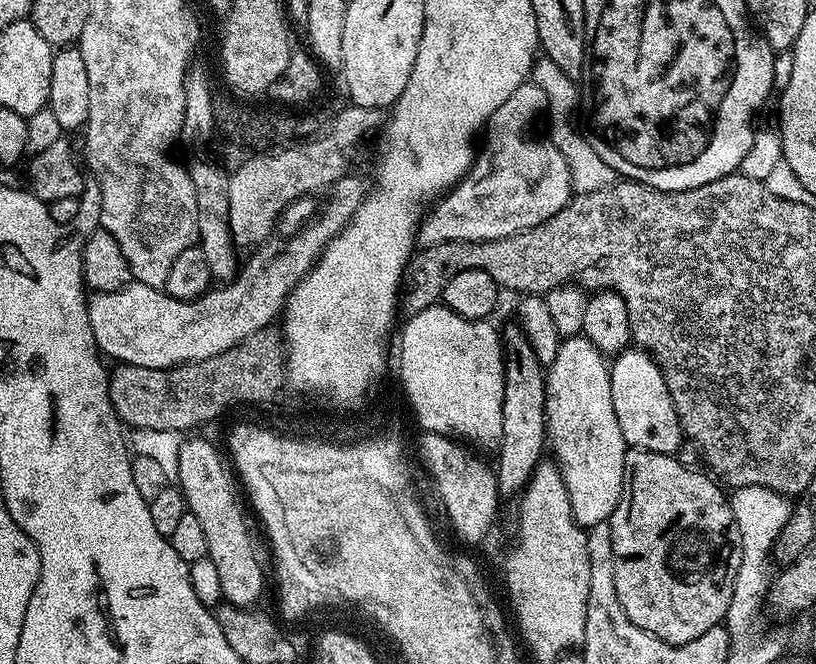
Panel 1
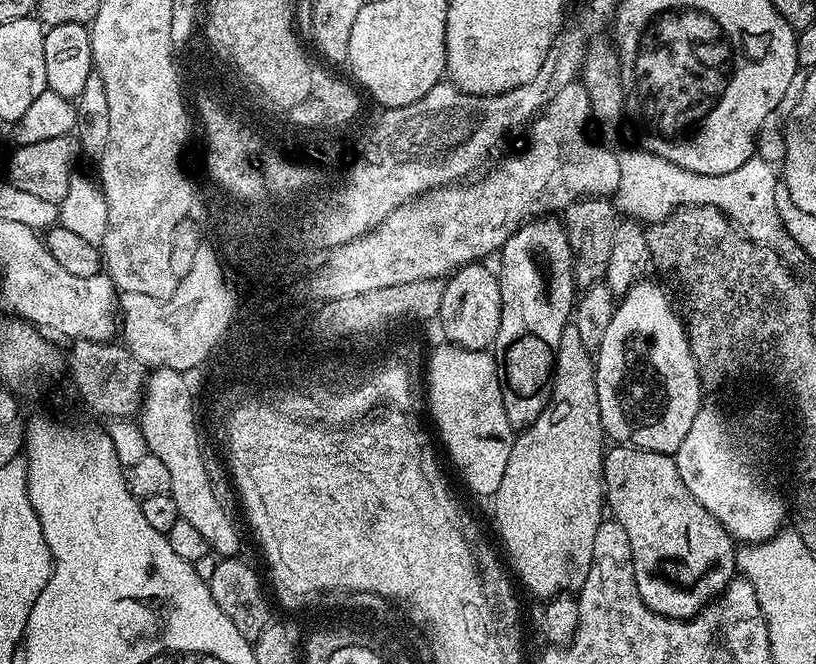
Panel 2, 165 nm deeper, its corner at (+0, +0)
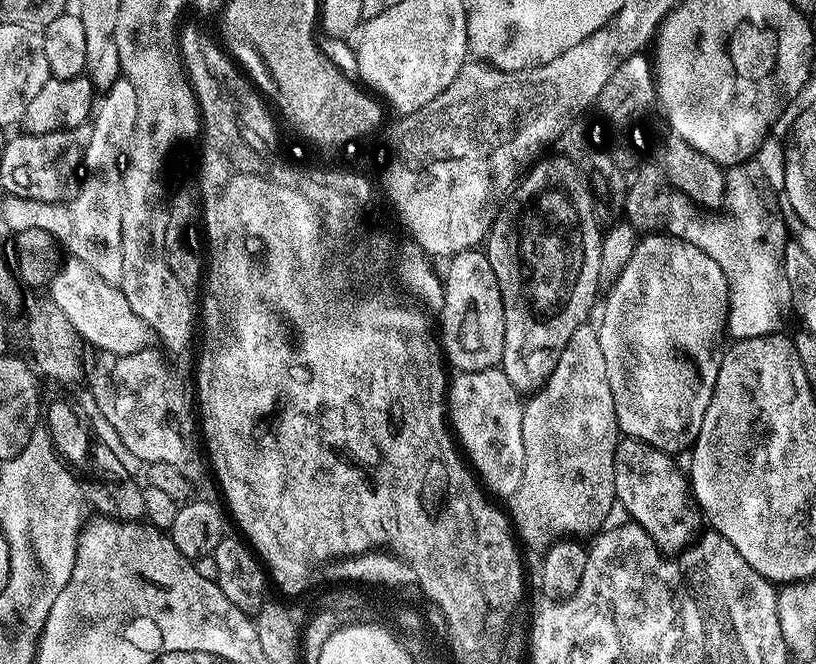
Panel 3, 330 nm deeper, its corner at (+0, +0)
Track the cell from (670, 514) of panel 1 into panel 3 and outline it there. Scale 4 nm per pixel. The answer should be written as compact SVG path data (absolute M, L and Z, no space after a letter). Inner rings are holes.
M621 439L614 454L614 486L618 503L661 549L681 550L697 535L702 516L690 495L685 475L683 478L672 460L675 459L669 453L646 442Z

